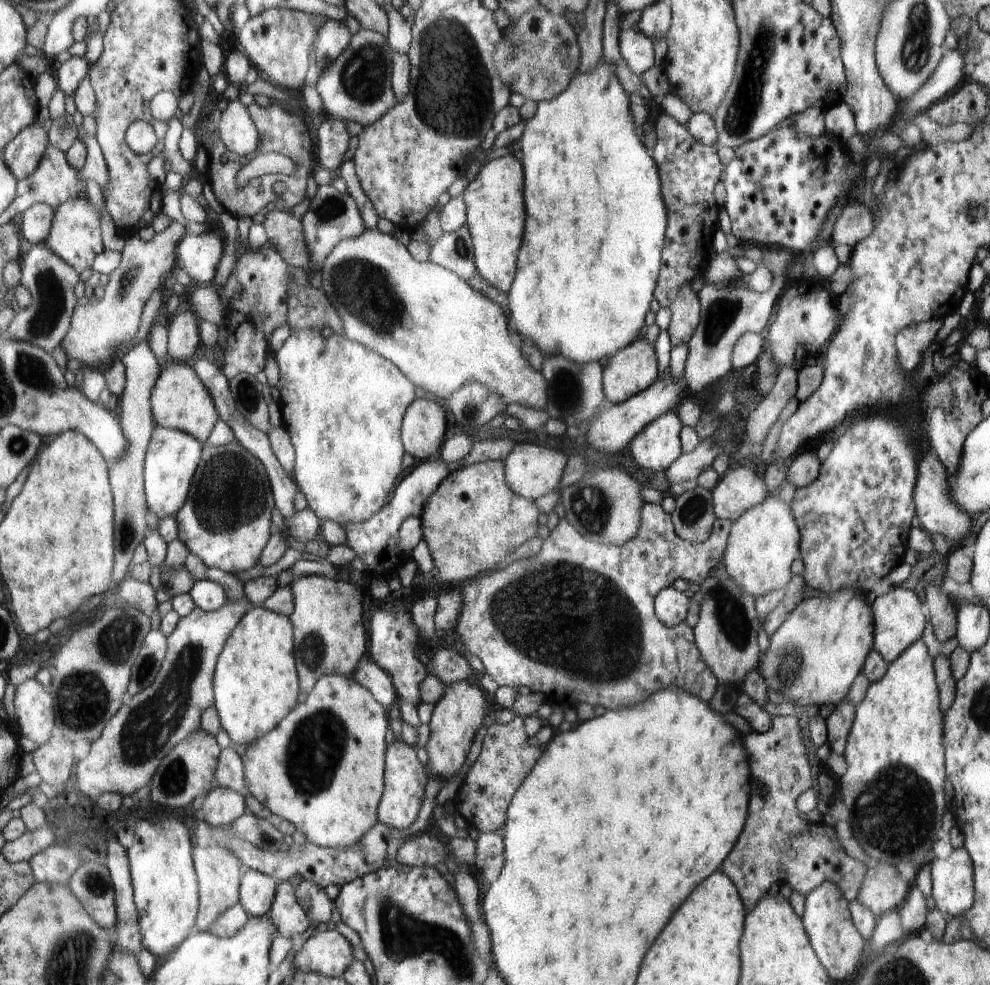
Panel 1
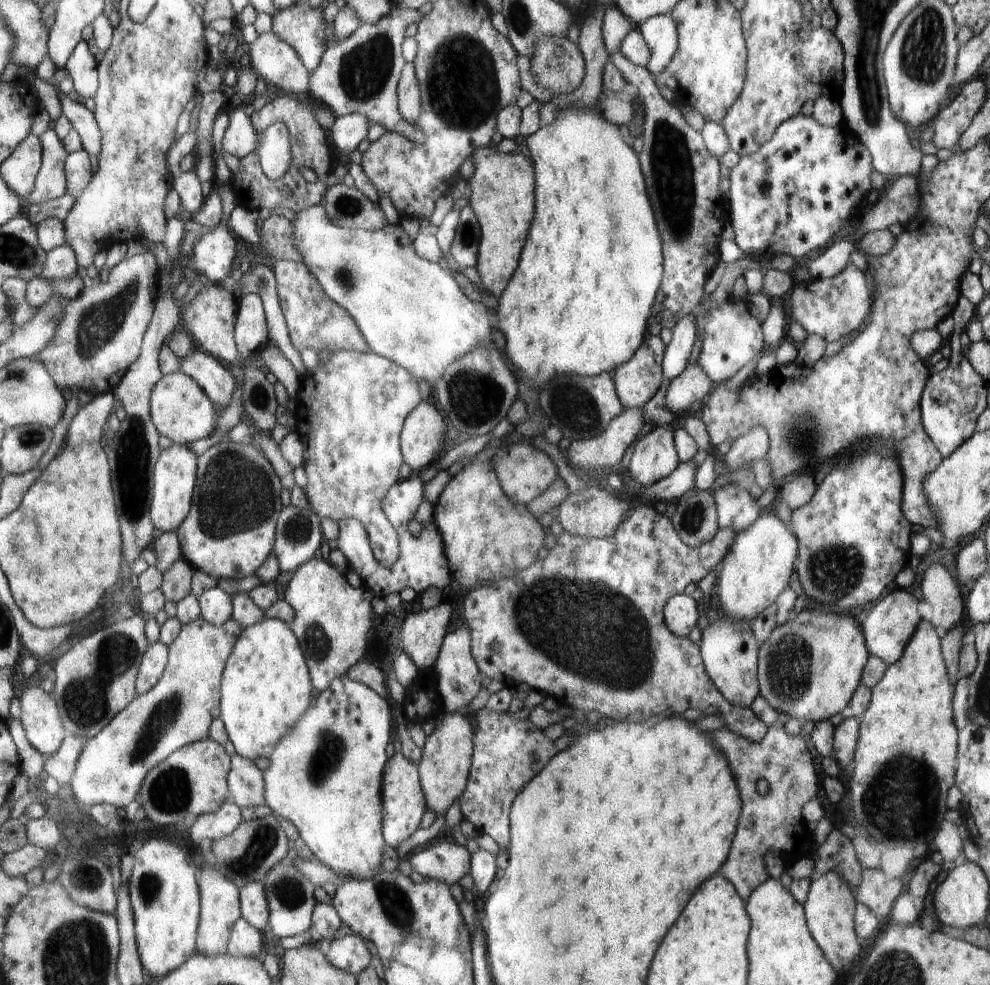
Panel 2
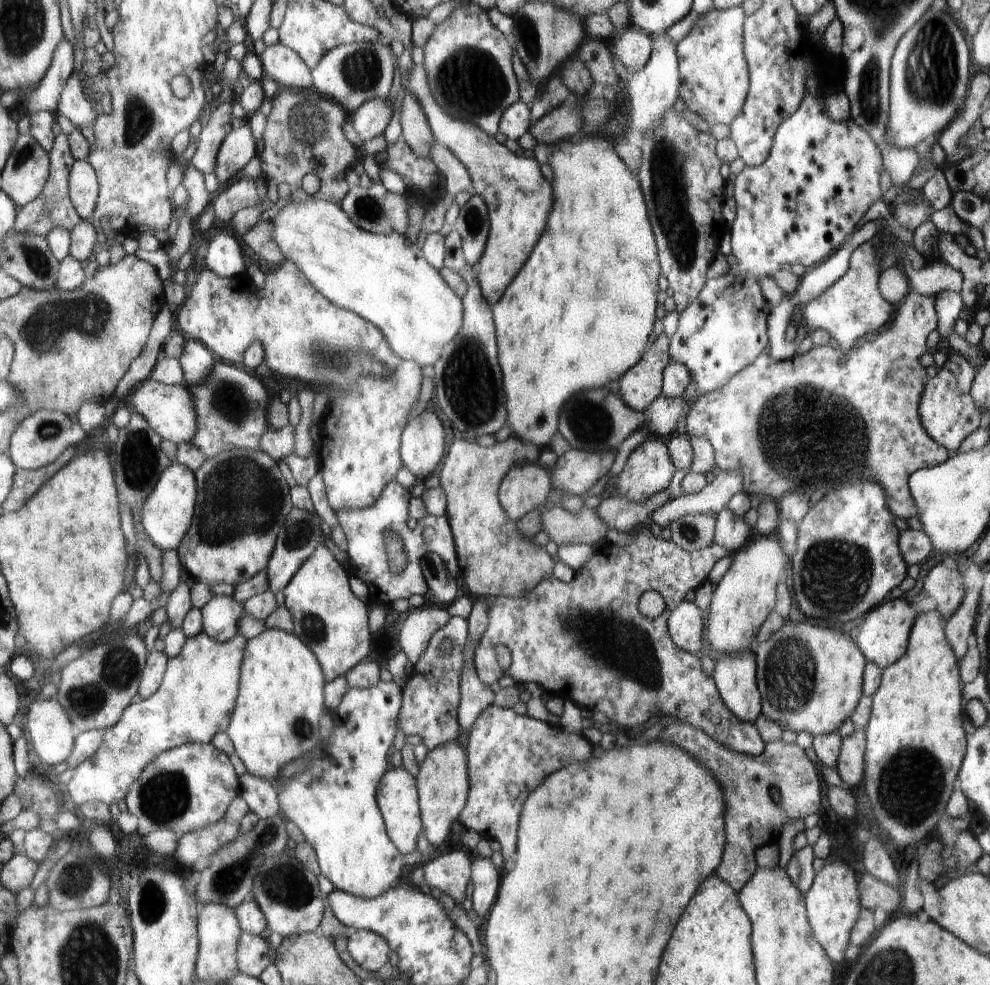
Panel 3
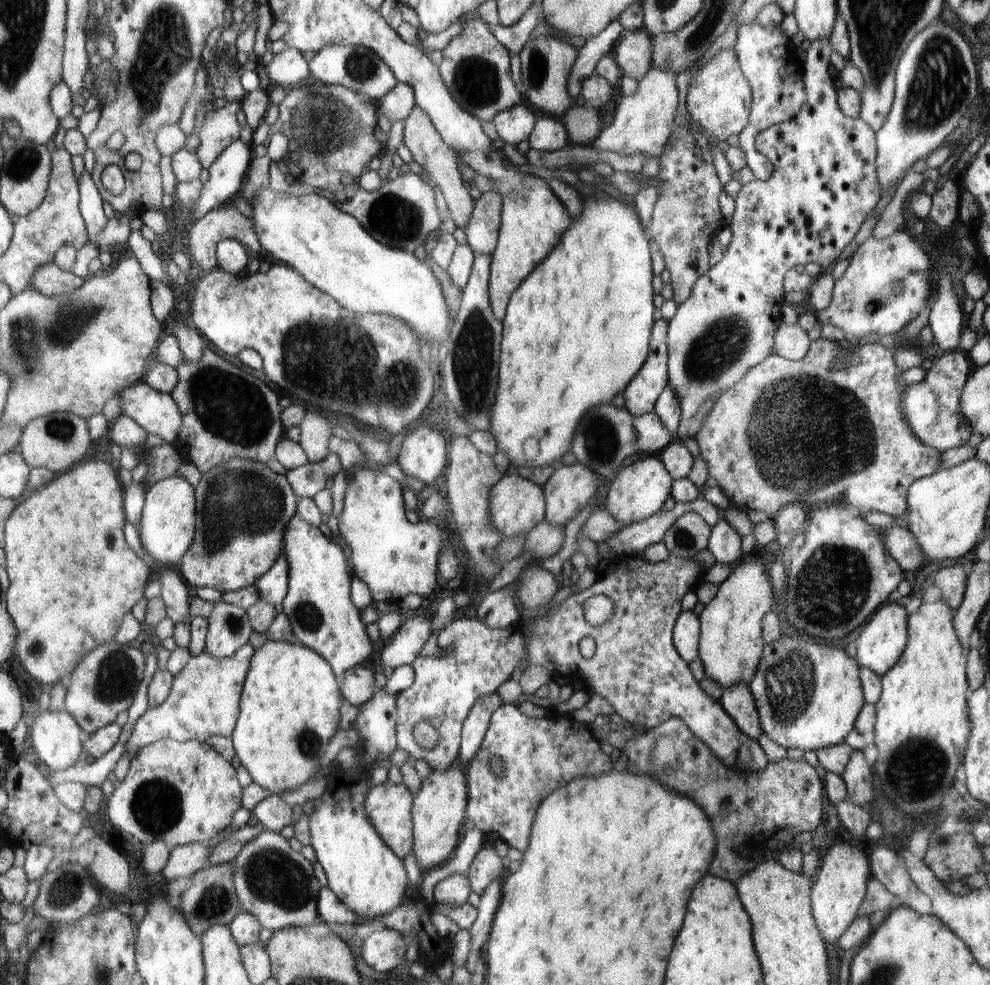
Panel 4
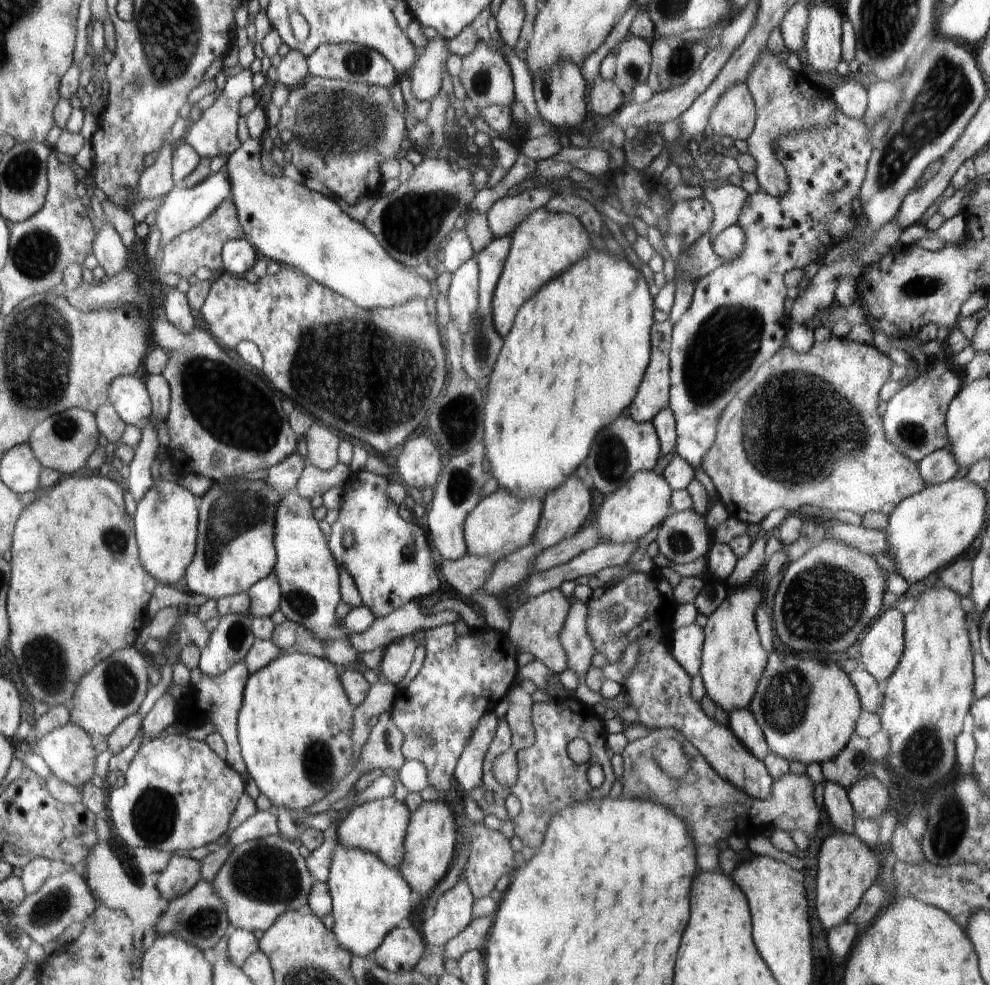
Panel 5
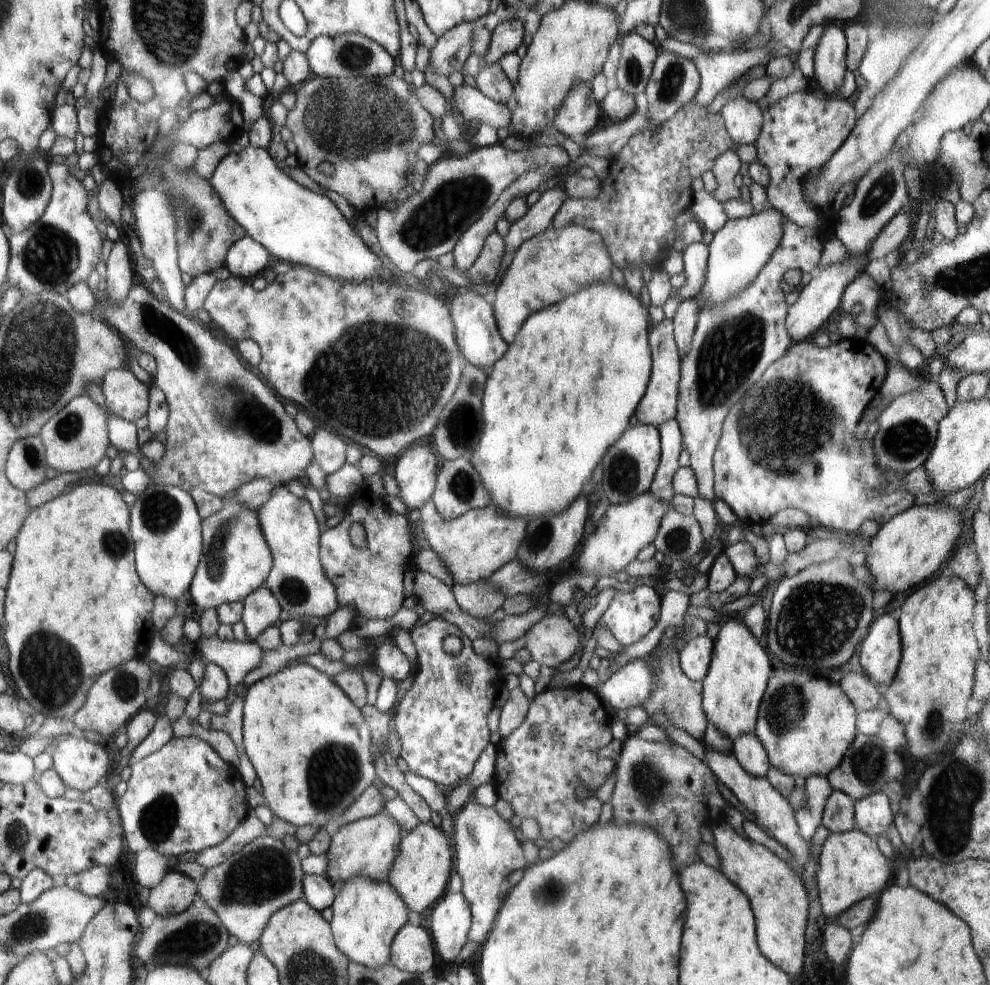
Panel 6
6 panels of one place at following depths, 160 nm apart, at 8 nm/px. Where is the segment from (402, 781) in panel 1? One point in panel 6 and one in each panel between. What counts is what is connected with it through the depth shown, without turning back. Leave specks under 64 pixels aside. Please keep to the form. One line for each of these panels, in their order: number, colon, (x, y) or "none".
2: (404, 804)
3: (397, 795)
4: (388, 806)
5: (380, 827)
6: (368, 847)

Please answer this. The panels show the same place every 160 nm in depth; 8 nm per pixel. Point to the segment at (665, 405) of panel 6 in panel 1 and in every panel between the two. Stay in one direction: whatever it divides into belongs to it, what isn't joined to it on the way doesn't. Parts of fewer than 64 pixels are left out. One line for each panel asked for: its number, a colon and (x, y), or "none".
1: (630, 371)
2: (638, 380)
3: (640, 387)
4: (643, 392)
5: (653, 395)

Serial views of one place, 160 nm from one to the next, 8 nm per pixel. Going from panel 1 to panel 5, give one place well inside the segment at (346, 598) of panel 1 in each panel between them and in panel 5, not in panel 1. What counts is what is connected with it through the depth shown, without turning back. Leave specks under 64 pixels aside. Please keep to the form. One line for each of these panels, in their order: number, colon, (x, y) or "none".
2: (333, 619)
3: (329, 618)
4: (318, 605)
5: (306, 570)

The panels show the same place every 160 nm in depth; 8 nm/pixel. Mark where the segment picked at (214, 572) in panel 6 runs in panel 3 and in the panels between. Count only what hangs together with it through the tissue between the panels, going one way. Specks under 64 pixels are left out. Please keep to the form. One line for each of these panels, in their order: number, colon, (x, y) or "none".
3: (242, 502)
4: (242, 508)
5: (235, 548)

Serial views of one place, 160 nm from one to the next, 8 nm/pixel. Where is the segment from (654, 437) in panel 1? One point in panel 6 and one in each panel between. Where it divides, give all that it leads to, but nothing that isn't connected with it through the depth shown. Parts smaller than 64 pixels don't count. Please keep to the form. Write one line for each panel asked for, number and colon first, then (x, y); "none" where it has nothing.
2: (655, 456)
3: (648, 470)
4: (637, 492)
5: (643, 503)
6: (625, 529)

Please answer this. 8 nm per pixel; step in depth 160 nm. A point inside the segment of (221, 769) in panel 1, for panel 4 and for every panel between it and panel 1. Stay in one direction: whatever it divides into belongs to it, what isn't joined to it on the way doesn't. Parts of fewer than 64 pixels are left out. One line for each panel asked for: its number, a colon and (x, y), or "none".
2: (247, 784)
3: (262, 799)
4: (274, 814)

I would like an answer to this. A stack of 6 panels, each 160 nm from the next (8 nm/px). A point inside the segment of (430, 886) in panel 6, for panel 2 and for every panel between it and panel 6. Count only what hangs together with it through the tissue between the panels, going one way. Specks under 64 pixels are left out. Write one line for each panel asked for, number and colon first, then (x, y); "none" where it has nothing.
2: (445, 761)
3: (442, 780)
4: (438, 811)
5: (431, 837)

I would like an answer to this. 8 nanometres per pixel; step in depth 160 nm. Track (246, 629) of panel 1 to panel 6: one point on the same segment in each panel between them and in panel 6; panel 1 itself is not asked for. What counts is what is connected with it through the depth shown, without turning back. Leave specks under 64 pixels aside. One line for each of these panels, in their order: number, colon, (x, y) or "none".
2: (265, 690)
3: (281, 691)
4: (288, 712)
5: (294, 725)
6: (305, 737)

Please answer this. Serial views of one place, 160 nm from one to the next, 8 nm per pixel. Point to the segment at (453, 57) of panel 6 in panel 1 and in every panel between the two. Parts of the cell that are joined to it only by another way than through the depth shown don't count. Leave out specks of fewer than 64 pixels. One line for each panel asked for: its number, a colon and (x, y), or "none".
1: (332, 136)
2: (348, 131)
3: (370, 120)
4: (398, 104)
5: (426, 77)

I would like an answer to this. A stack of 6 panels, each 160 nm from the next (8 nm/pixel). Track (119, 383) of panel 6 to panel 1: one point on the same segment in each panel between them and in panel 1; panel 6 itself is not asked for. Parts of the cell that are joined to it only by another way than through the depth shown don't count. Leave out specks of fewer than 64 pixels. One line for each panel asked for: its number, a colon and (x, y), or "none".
1: (180, 400)
2: (181, 410)
3: (169, 409)
4: (158, 413)
5: (129, 395)

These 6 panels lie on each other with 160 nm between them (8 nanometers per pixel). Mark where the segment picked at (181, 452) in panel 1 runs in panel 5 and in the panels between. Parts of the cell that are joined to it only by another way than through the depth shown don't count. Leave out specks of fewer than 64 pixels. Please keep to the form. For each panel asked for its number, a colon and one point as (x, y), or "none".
2: (174, 478)
3: (166, 514)
4: (166, 528)
5: (166, 517)

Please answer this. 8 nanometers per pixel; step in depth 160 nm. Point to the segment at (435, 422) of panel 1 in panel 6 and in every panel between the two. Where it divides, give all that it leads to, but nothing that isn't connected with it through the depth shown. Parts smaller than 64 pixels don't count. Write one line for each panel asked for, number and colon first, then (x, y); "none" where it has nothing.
2: (423, 432)
3: (423, 442)
4: (423, 453)
5: (418, 461)
6: (415, 472)

